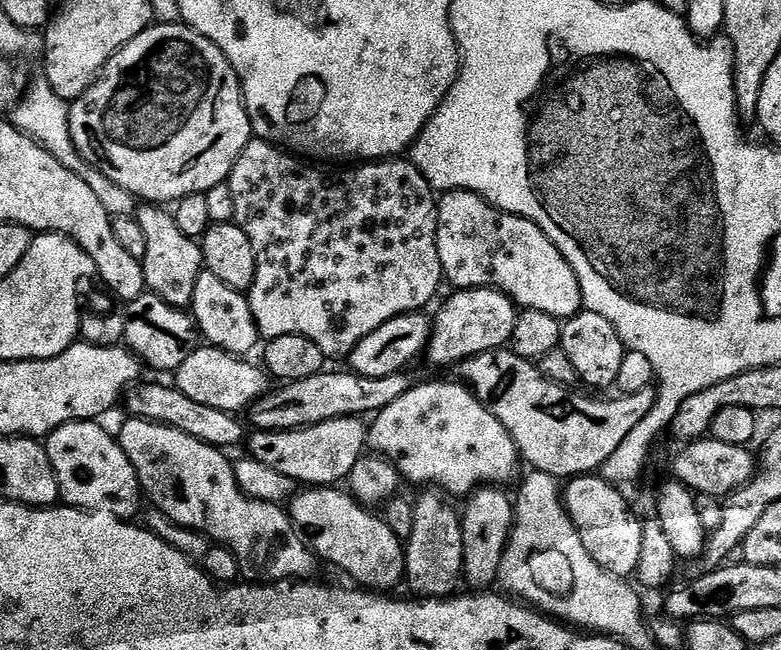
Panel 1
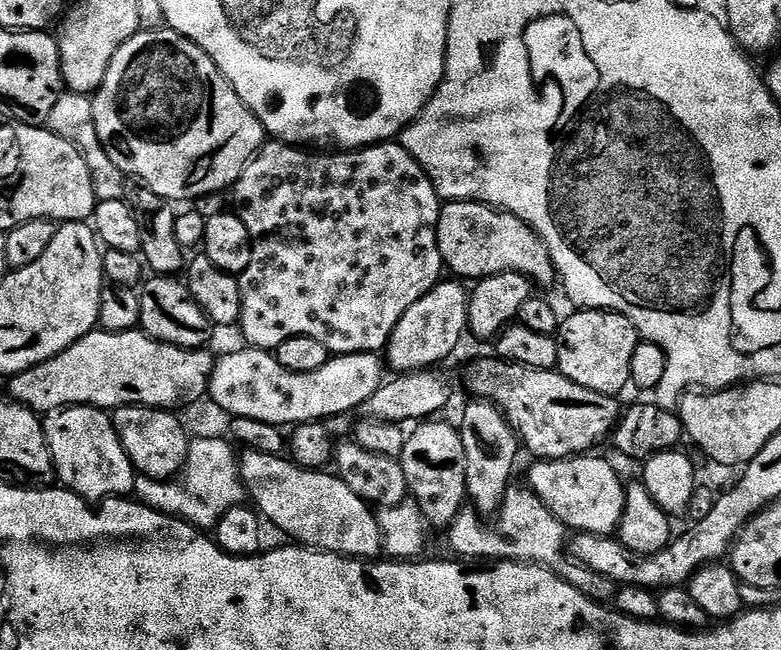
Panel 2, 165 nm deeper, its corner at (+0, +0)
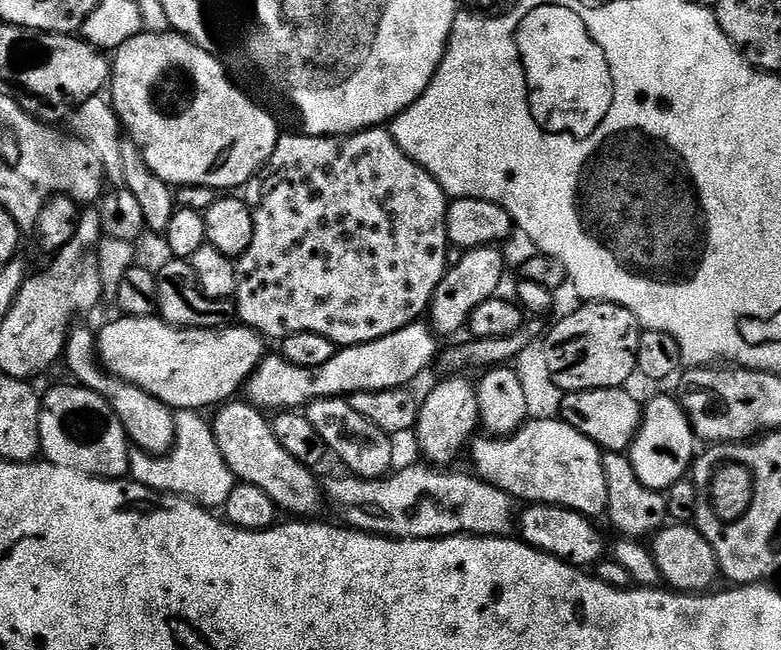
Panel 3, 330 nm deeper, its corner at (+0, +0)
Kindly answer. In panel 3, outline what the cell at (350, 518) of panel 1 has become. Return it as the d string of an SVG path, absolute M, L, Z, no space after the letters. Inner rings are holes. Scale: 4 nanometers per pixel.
M248 402L236 403L225 403L215 413L216 420L211 421L212 433L218 450L222 450L226 466L230 466L239 483L266 490L281 513L289 512L292 518L315 517L312 515L322 505L322 488L318 480L316 484L316 476L312 473L315 471L309 465L298 462L298 458L290 458L290 454L282 450L282 442L274 438L269 417L261 409Z

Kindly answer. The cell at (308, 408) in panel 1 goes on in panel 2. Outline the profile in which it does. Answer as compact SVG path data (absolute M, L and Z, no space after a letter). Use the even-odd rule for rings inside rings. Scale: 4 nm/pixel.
M491 358L492 360L476 360L464 372L464 384L472 391L477 400L490 400L500 405L504 415L512 421L512 429L519 436L521 445L533 452L533 457L541 460L561 460L567 456L588 454L593 451L596 440L607 441L615 429L616 421L622 415L621 401L614 396L603 396L594 390L586 390L570 378L566 378L558 370L535 372L533 368L523 368L513 364L511 360Z

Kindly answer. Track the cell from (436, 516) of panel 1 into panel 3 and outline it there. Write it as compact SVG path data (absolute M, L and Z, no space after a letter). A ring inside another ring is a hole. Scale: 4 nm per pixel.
M448 374L445 375L443 378L445 380L440 380L437 382L436 385L433 386L432 389L429 390L428 392L428 397L423 397L421 406L420 406L420 413L418 414L418 422L416 423L415 429L414 429L414 437L416 436L416 440L418 443L420 443L420 452L425 461L429 465L432 466L448 466L451 464L448 464L451 462L452 459L455 458L456 455L459 454L460 451L463 450L465 451L466 445L469 443L470 438L475 437L477 435L478 429L481 427L480 423L480 411L478 410L478 394L476 393L476 384L473 383L473 381L468 381L467 380L467 375L464 374Z

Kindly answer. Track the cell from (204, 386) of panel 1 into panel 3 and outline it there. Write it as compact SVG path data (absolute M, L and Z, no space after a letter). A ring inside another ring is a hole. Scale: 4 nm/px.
M417 322L394 334L386 334L386 338L356 344L352 348L340 348L330 362L313 368L294 366L283 355L268 354L248 377L247 399L261 410L300 410L318 398L347 398L355 392L403 388L411 385L411 380L418 379L431 366L435 356L437 359L436 343L438 337L431 327L427 323Z

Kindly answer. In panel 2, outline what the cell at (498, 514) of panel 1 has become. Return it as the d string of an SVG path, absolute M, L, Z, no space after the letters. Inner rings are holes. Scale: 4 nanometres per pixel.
M469 399L464 408L464 421L459 421L460 437L466 446L466 486L471 507L480 513L481 517L492 518L499 512L505 494L513 483L512 471L516 468L516 459L522 453L522 445L516 431L512 429L512 421L504 415L503 408L490 400Z

